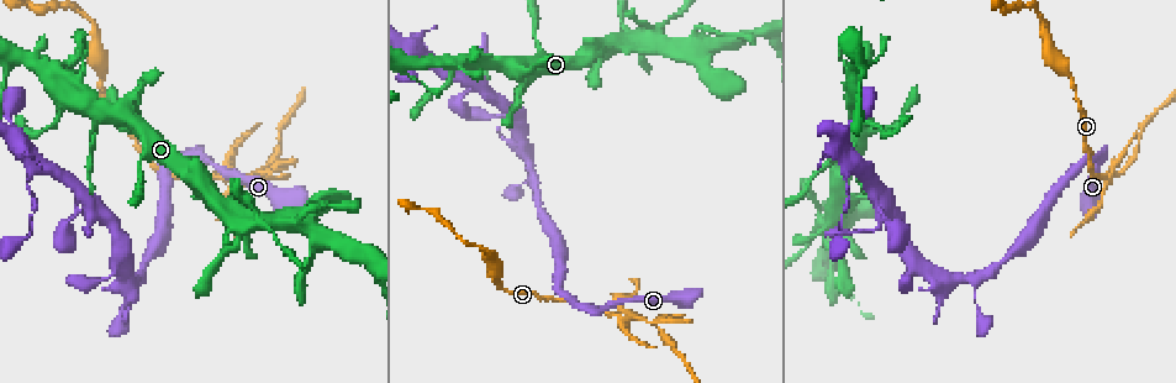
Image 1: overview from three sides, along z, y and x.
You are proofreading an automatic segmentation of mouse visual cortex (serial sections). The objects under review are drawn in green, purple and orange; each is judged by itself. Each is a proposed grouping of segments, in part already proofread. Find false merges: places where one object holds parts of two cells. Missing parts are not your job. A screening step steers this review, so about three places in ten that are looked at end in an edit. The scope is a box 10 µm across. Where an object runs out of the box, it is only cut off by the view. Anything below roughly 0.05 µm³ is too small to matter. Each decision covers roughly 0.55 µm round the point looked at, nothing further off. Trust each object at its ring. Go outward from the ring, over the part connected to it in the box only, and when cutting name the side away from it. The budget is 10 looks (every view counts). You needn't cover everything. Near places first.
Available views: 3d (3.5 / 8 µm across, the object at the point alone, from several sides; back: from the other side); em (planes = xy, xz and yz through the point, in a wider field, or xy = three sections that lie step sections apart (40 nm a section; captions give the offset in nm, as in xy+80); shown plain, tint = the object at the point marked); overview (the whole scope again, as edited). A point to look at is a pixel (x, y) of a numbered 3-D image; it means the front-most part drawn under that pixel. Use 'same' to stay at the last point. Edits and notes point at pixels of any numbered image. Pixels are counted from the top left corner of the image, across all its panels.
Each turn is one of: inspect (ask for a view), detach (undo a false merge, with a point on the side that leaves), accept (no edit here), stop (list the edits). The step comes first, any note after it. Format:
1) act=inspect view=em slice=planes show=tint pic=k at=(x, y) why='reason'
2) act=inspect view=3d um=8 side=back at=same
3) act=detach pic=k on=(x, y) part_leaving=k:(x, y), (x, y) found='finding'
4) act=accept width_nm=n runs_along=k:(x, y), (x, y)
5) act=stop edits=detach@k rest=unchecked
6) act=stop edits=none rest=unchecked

act=inspect view=3d um=8 pic=1 at=(1109, 177) why='branch point'

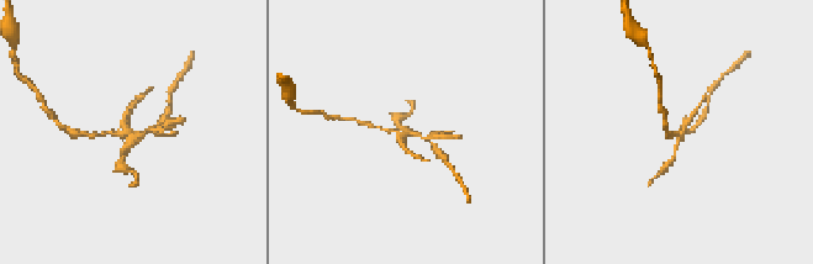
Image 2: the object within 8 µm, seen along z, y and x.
act=inspect view=3d um=3.5 at=same

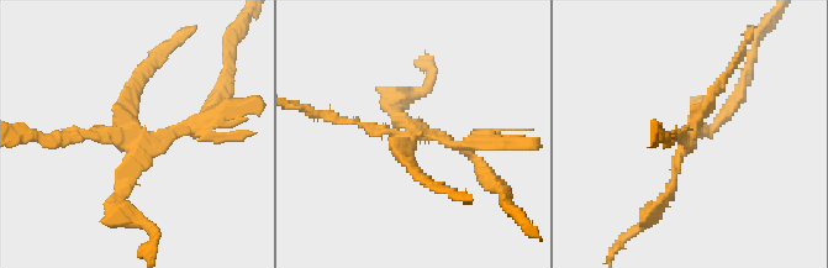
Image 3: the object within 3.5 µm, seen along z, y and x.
act=inspect view=em slice=xy step=2 show=tint pic=3 at=(688, 139)

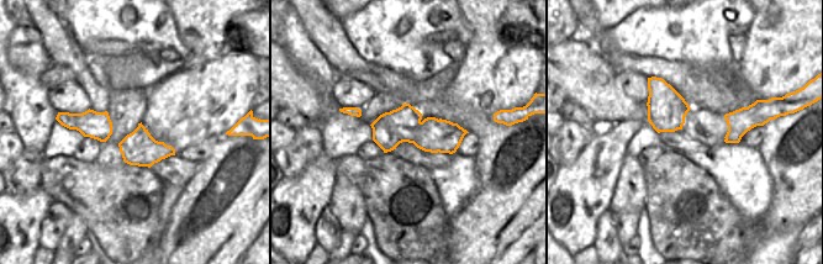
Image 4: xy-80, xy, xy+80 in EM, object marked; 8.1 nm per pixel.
act=detach pic=3 on=(230, 137) part_leaving=3:(132, 138), (196, 131), (215, 100) found='a second cell is stuck on'

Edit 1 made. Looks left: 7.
act=inspect view=em slice=xy step=5 show=tint pic=1 at=(96, 210) why='three-way junction'

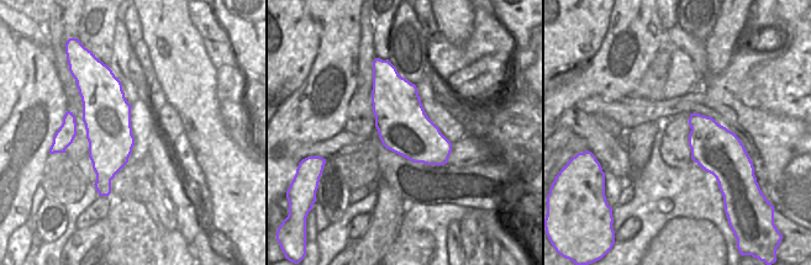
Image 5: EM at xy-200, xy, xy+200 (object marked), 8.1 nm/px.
act=inspect view=3d um=3.5 at=same

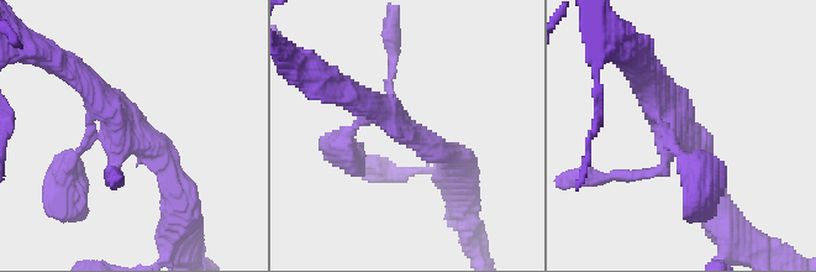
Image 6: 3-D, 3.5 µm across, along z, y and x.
act=accept runs_along=6:(173, 186), (166, 160), (74, 72) found='one cell here'

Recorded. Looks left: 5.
act=inspect view=3d um=3.5 pic=1 at=(38, 168) why='branch point'

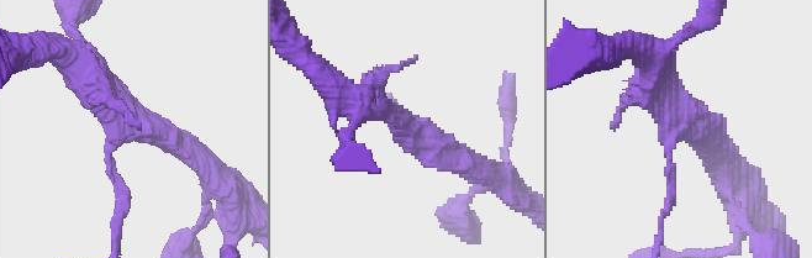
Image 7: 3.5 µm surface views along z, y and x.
act=accept runs_along=7:(194, 154), (130, 125), (80, 64) found='all the same cell'

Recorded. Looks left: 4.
act=inspect view=3d um=3.5 pic=1 at=(1042, 27)

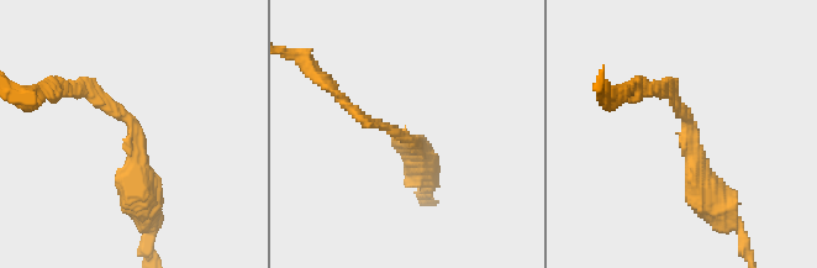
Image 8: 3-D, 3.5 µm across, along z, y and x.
act=inspect view=em slice=planes show=tint pic=8 at=(411, 138) arm_widths_nm=100,400

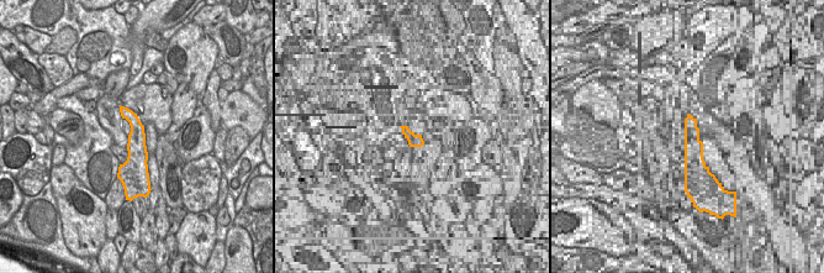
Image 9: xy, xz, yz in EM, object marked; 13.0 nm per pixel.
act=accept runs_along=9:(123, 110), (136, 125), (132, 176) found='one cell here'

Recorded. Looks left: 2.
act=stop edits=detach@3 rest=unchecked

